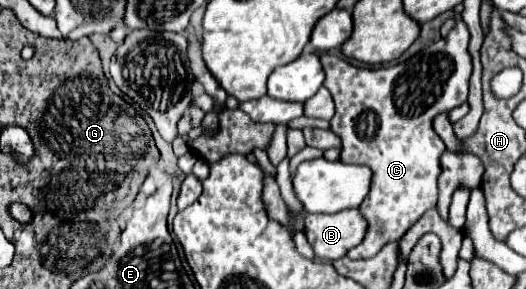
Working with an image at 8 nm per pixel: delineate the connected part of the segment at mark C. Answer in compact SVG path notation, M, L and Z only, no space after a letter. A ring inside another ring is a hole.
M457 19L457 25L445 39L397 65L363 69L341 57L321 53L319 59L325 71L323 85L335 101L331 129L343 139L339 161L367 165L373 171L371 191L359 207L367 221L367 233L347 257L369 259L377 255L385 243L399 241L427 209L437 205L441 155L447 147L433 133L433 119L467 101L471 75L467 45L467 25Z

